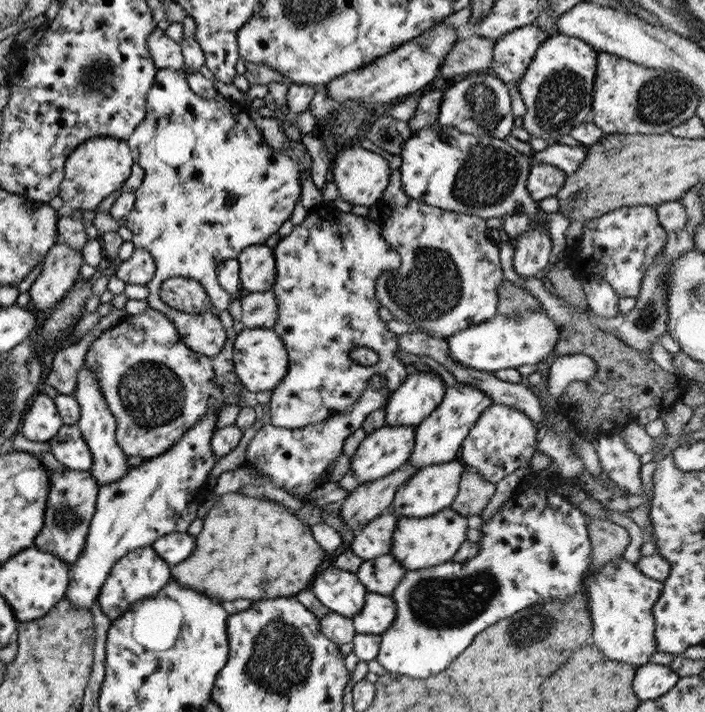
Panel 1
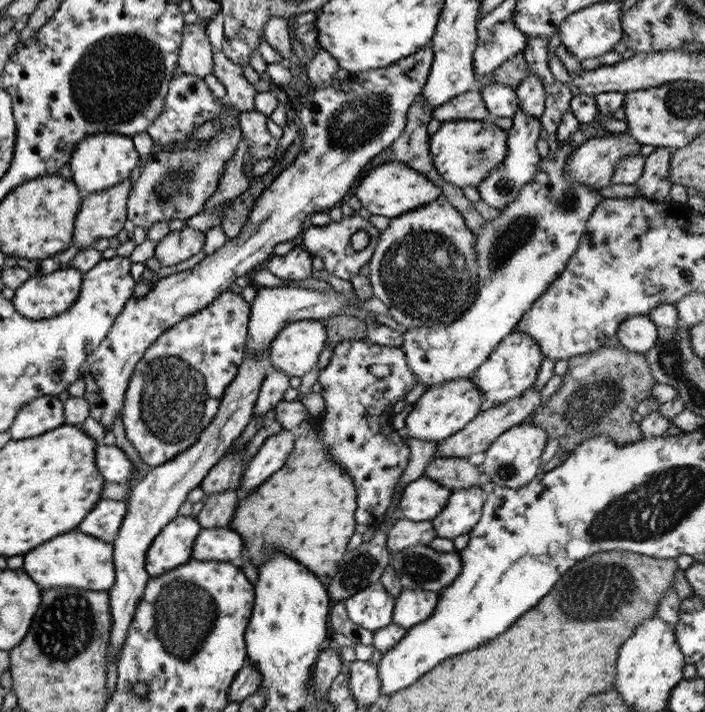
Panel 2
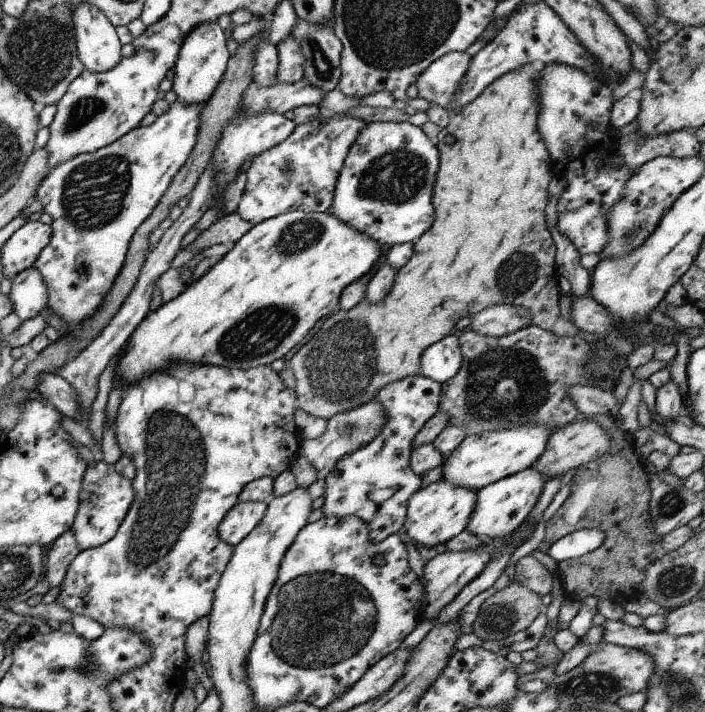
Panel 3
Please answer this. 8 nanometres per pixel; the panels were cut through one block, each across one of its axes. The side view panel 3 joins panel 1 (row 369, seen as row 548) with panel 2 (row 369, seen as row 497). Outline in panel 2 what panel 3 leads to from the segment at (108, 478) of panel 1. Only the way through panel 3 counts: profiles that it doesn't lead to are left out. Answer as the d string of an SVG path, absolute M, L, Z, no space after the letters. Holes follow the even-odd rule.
M429 45L407 55L385 67L367 70L367 72L350 73L342 80L335 80L323 88L315 88L313 94L303 95L299 101L293 120L303 132L301 149L288 167L273 178L269 187L265 187L249 213L249 217L235 238L227 239L225 244L214 254L205 255L198 264L190 270L183 270L161 279L154 280L150 289L141 298L129 296L123 310L115 316L113 325L107 335L101 340L83 361L78 378L86 385L83 399L88 406L88 416L101 423L105 430L111 430L111 423L119 417L123 408L123 397L129 382L129 377L143 352L165 330L174 326L179 320L201 310L217 298L218 294L227 291L235 278L245 276L251 269L267 261L272 255L272 248L279 242L289 242L300 235L302 226L306 224L309 215L331 209L347 199L357 178L361 176L365 164L389 148L392 142L401 134L405 126L405 116L413 100L423 90L423 85L429 74L433 58Z

